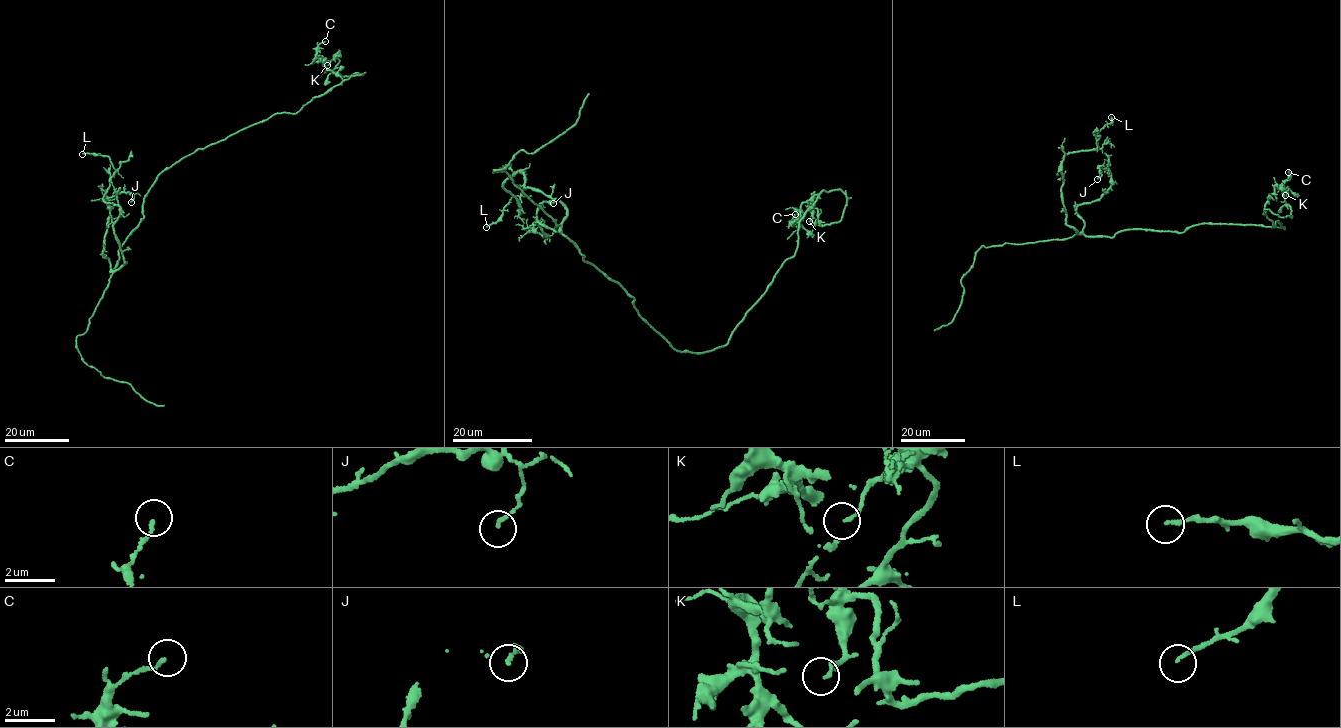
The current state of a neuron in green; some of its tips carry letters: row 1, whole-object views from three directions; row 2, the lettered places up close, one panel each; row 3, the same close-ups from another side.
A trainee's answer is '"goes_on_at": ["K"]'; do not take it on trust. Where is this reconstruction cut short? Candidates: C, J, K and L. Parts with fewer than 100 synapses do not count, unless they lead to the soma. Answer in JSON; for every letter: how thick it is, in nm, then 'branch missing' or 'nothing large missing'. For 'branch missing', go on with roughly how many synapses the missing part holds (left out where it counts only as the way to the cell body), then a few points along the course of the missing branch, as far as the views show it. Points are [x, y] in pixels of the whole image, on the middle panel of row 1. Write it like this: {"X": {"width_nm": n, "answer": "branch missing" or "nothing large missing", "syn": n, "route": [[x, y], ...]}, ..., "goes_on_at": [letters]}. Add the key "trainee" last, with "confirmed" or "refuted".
{"C": {"width_nm": 130, "answer": "nothing large missing"}, "J": {"width_nm": 130, "answer": "nothing large missing"}, "K": {"width_nm": 120, "answer": "nothing large missing"}, "L": {"width_nm": 140, "answer": "nothing large missing"}, "goes_on_at": [], "trainee": "refuted"}

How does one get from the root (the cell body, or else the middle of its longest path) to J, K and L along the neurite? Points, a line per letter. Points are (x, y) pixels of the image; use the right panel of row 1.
J: (1205, 223), (1086, 235), (1076, 207), (1110, 187), (1110, 173), (1098, 166), (1097, 179)
K: (1205, 223), (1285, 229), (1263, 214), (1269, 209), (1291, 217), (1285, 195)
L: (1205, 223), (1111, 237), (1067, 224), (1062, 159), (1098, 147), (1111, 117)

